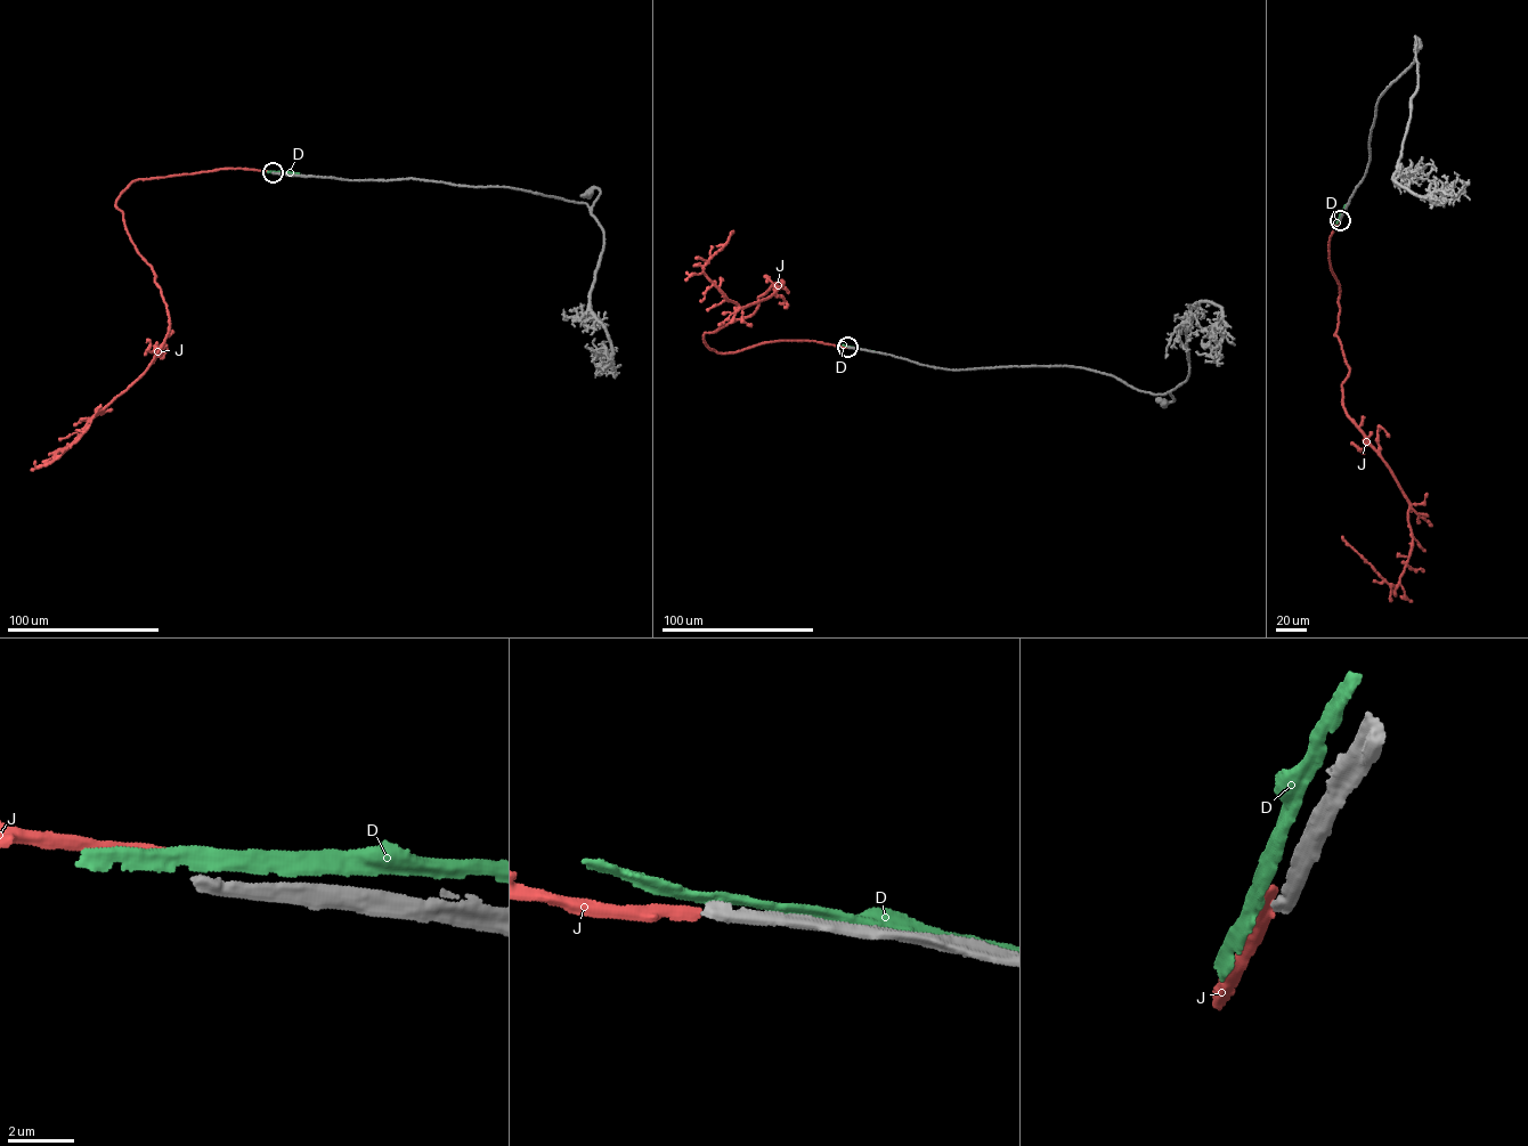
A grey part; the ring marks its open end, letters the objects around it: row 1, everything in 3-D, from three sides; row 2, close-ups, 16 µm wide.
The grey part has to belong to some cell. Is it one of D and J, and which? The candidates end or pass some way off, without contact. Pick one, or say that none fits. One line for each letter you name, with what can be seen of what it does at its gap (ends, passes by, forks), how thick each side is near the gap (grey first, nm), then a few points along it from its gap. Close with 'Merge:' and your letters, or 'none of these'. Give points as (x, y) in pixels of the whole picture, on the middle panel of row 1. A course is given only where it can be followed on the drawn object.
Merge: none of these

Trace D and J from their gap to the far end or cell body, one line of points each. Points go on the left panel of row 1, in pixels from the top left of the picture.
D: (273, 172), (299, 172)
J: (273, 172), (137, 179), (120, 194), (115, 206), (154, 275), (167, 335), (54, 457), (100, 404)

